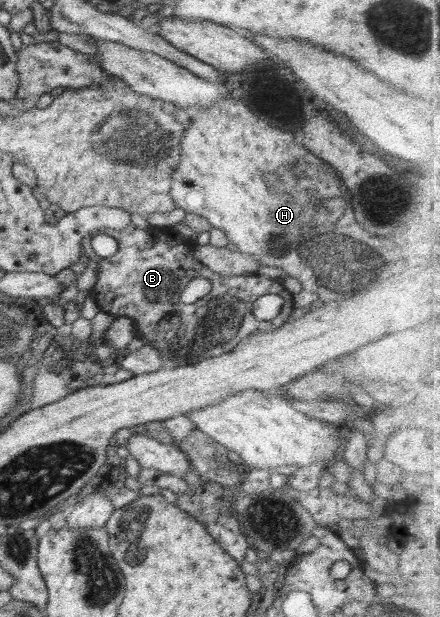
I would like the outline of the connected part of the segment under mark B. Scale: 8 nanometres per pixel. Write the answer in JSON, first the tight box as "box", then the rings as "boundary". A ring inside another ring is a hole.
{"box":[81,223,295,365],"boundary":[[[131,223],[123,230],[109,229],[109,235],[119,244],[119,251],[111,258],[99,257],[91,250],[91,238],[96,234],[85,234],[82,239],[81,261],[93,261],[98,264],[97,277],[94,279],[94,297],[100,311],[123,316],[133,321],[137,336],[144,338],[146,344],[161,351],[163,358],[171,359],[178,365],[194,364],[204,359],[230,352],[241,340],[256,331],[270,332],[288,321],[295,305],[293,294],[286,290],[280,281],[261,274],[219,275],[206,265],[195,260],[190,249],[196,244],[183,237],[177,228],[162,227],[152,230],[143,229]],[[274,293],[284,299],[283,307],[277,317],[271,321],[259,321],[252,312],[258,297]]]}

